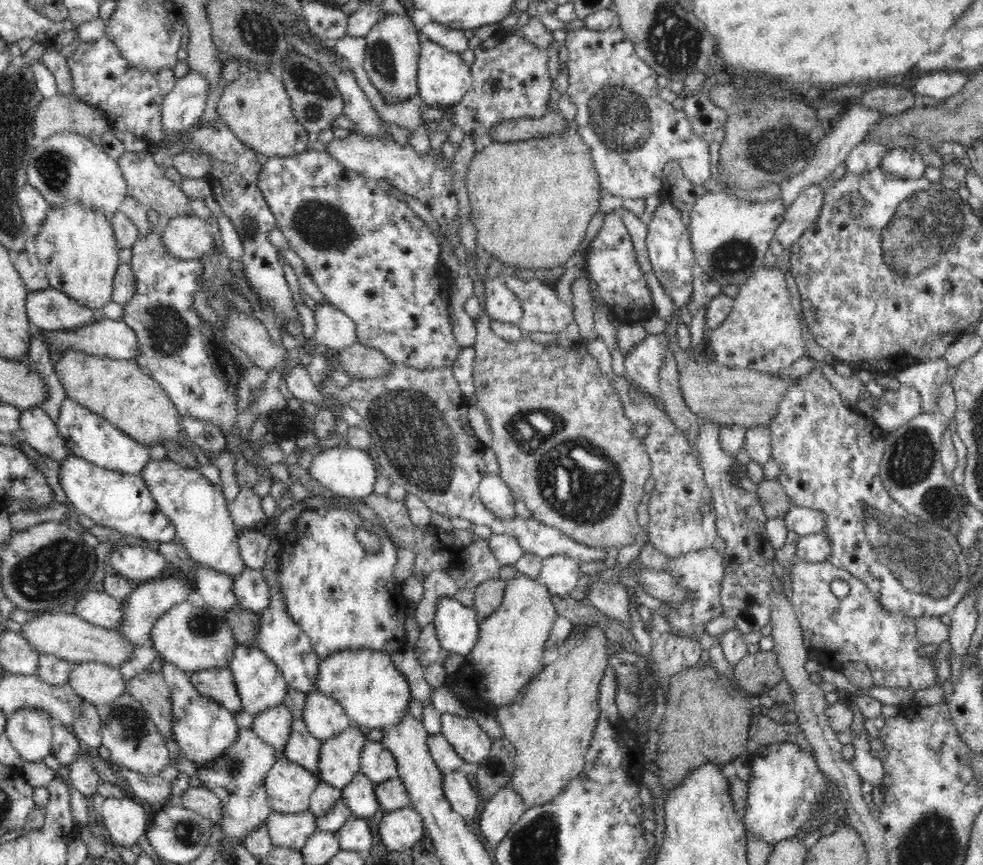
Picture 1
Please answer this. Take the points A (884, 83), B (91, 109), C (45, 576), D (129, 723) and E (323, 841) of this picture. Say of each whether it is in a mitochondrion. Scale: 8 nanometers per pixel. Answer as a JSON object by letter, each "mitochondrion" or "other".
{"A":"other","B":"other","C":"mitochondrion","D":"mitochondrion","E":"other"}

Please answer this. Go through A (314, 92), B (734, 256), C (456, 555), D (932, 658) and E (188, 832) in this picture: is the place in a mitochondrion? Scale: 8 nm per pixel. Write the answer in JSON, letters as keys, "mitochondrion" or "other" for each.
{"A":"mitochondrion","B":"mitochondrion","C":"other","D":"other","E":"mitochondrion"}

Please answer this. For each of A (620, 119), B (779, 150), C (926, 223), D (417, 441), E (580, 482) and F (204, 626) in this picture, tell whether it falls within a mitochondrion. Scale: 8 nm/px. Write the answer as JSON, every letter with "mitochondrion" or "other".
{"A":"mitochondrion","B":"mitochondrion","C":"mitochondrion","D":"mitochondrion","E":"mitochondrion","F":"mitochondrion"}

